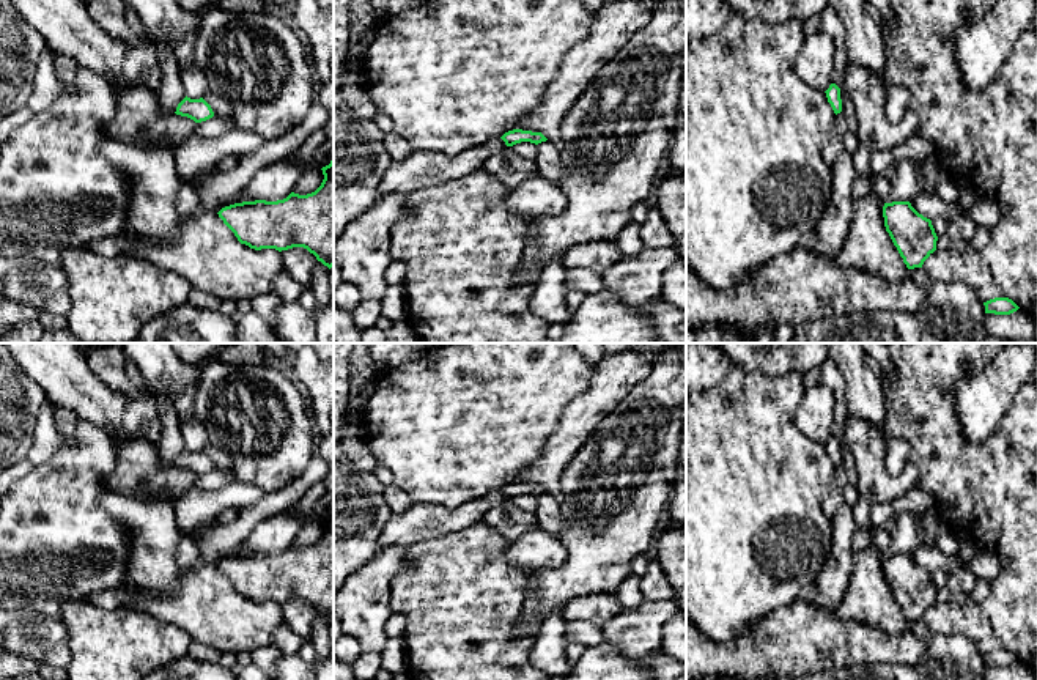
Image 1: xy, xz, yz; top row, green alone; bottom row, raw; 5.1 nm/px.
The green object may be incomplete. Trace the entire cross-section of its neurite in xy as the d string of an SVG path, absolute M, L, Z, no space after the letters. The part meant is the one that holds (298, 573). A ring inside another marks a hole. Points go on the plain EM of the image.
M334 512L323 519L321 538L307 548L291 545L277 554L255 552L217 567L241 597L279 604L304 600L329 622L334 619Z

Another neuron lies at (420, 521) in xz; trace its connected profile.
M496 490L452 510L433 504L412 504L406 512L392 515L379 537L378 551L458 534L480 523L488 510L505 501L505 494Z

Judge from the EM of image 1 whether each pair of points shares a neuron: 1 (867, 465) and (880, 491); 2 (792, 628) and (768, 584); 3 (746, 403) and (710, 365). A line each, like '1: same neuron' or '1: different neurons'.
1: same neuron
2: different neurons
3: different neurons

